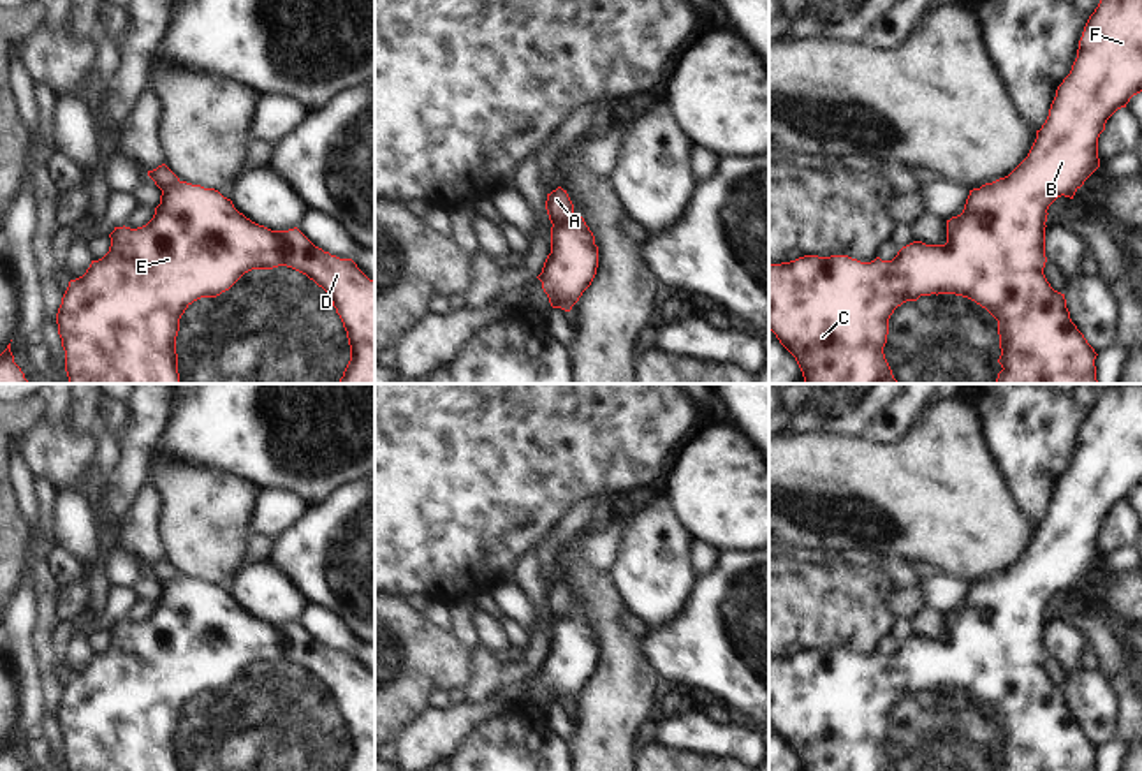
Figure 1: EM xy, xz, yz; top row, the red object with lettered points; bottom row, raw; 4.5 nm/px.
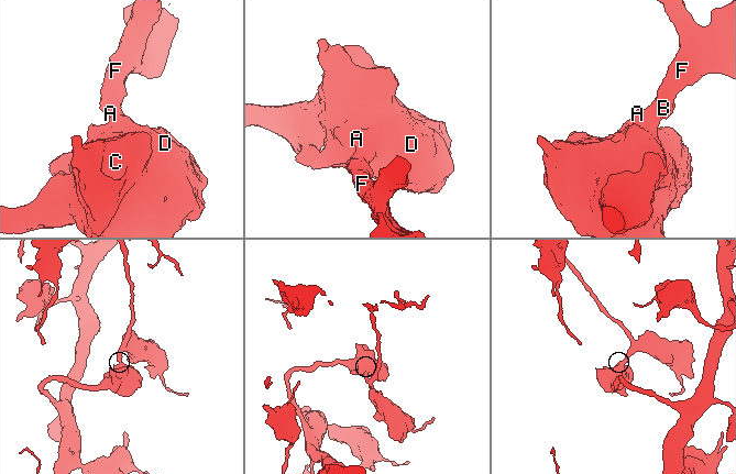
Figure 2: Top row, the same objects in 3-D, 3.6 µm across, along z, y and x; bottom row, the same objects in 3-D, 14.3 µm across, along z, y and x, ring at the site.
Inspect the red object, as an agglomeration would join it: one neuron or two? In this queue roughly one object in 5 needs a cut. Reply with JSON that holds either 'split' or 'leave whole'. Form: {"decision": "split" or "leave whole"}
{"decision": "split"}

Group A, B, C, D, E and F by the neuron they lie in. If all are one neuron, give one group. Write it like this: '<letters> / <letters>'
A / B C D E F

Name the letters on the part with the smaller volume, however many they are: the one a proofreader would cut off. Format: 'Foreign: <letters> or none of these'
Foreign: A

